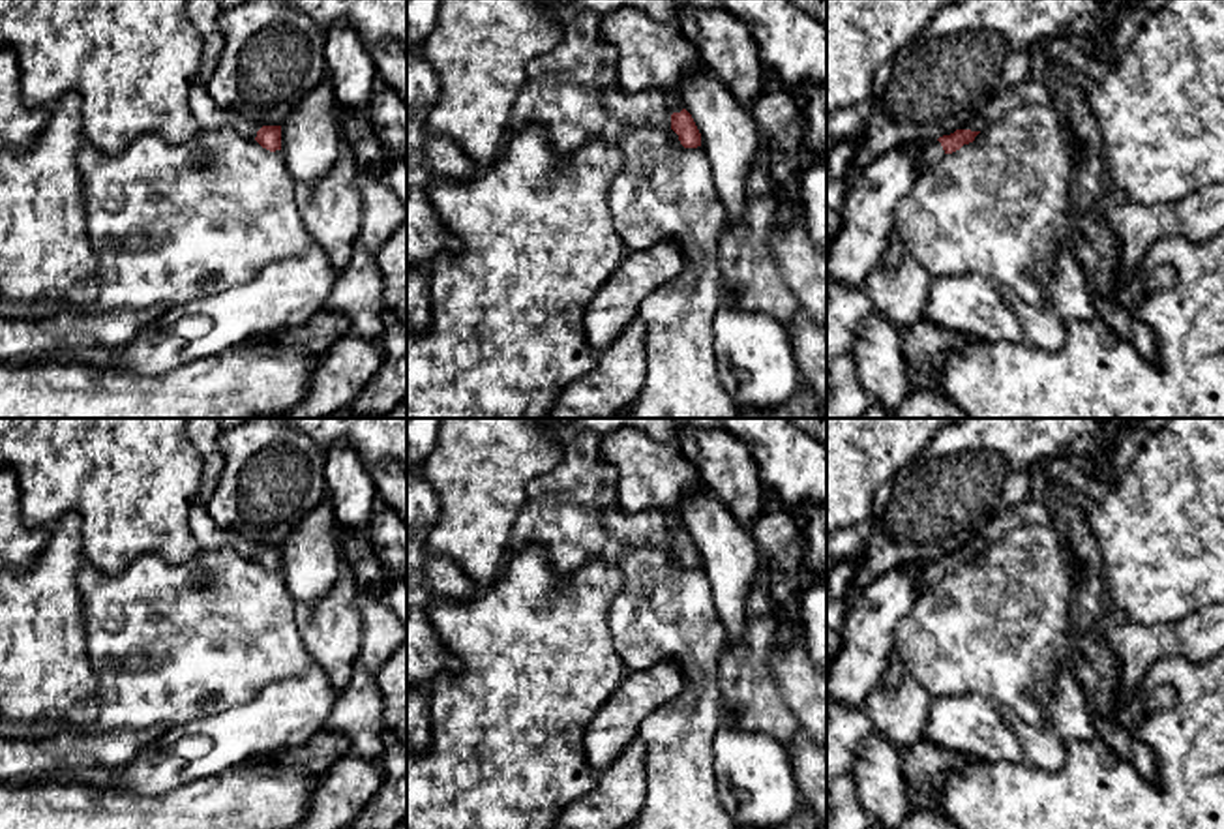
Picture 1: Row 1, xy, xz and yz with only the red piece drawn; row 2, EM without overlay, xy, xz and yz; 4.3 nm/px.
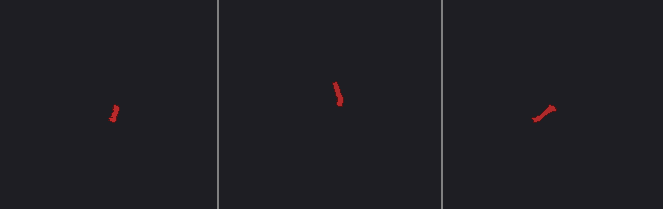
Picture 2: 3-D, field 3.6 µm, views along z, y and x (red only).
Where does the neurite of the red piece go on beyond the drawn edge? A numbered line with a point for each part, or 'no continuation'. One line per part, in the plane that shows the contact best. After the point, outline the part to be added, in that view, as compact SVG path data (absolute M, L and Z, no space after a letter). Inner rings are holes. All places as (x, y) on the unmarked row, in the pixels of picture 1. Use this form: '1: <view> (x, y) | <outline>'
1: yz (932, 572) | M930 561L924 565L922 576L920 576L920 587L930 589L945 576L945 570L939 561Z

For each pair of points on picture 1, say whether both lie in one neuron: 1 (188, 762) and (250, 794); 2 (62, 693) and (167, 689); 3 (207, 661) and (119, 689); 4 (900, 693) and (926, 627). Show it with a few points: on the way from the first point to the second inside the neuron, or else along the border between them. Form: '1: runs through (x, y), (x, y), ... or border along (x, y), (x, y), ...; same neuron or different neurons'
1: border along (255, 758), (214, 775), (188, 781), (173, 790); different neurons
2: border along (102, 674), (96, 721), (90, 728); different neurons
3: runs through (188, 683), (182, 689), (141, 689); same neuron
4: border along (896, 649), (910, 674), (932, 698); different neurons

